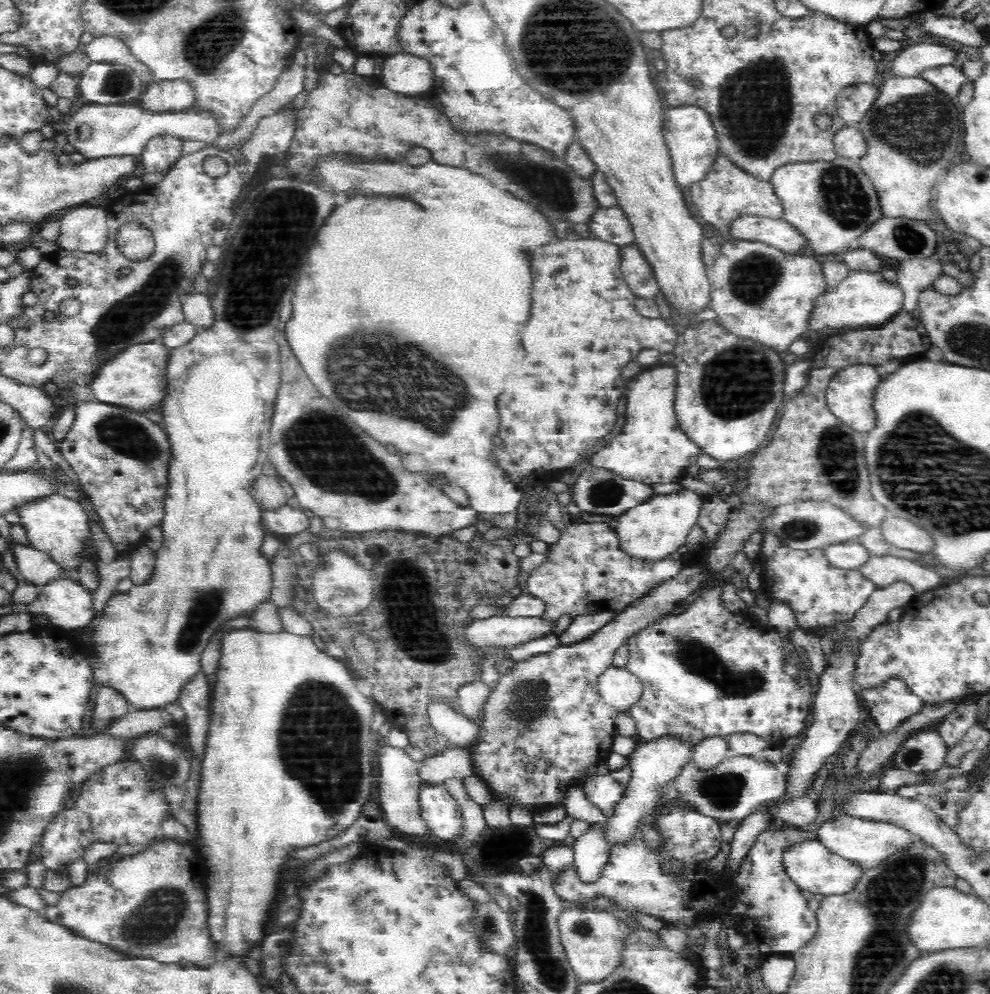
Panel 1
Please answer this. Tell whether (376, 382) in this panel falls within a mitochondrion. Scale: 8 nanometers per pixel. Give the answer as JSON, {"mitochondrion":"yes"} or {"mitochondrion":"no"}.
{"mitochondrion":"yes"}

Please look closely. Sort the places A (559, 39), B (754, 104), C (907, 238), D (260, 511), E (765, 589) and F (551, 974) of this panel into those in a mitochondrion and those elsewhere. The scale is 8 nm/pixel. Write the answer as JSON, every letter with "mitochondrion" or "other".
{"A":"mitochondrion","B":"mitochondrion","C":"mitochondrion","D":"other","E":"other","F":"mitochondrion"}

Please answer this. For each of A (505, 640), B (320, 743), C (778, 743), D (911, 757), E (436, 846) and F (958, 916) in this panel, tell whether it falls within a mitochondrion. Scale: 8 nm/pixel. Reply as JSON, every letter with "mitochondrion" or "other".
{"A":"other","B":"mitochondrion","C":"other","D":"mitochondrion","E":"other","F":"other"}

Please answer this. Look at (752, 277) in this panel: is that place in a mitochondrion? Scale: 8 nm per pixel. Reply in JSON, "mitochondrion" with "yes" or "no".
{"mitochondrion":"yes"}

